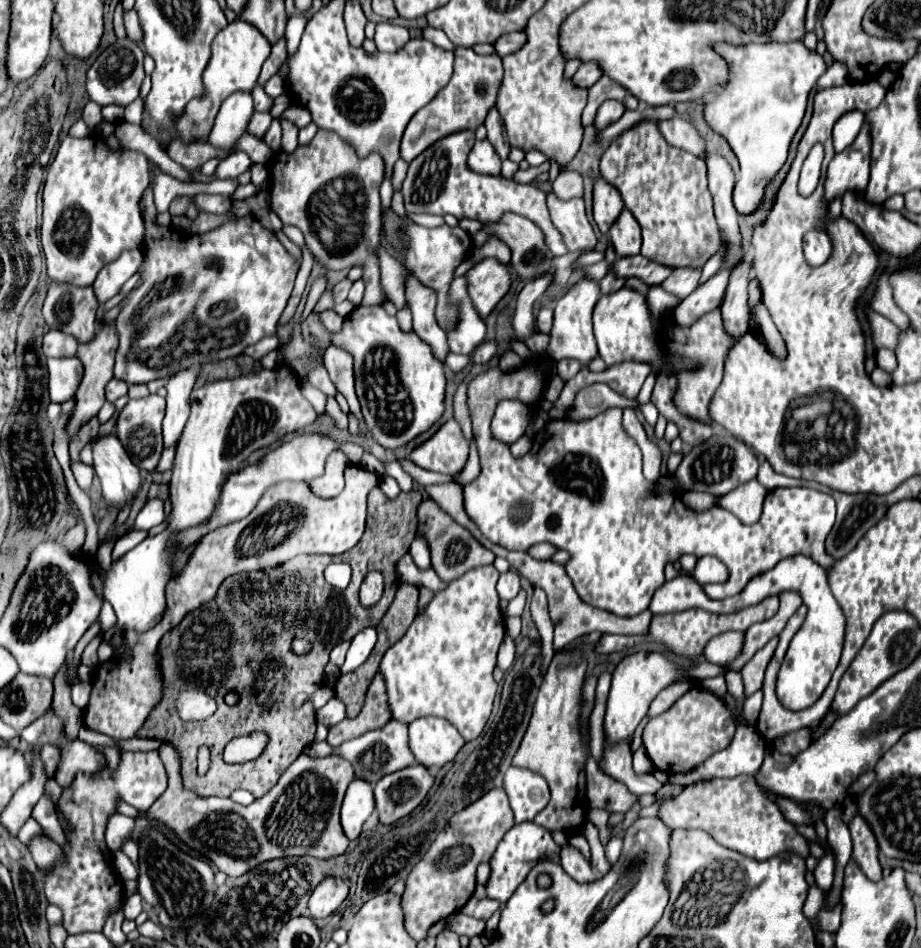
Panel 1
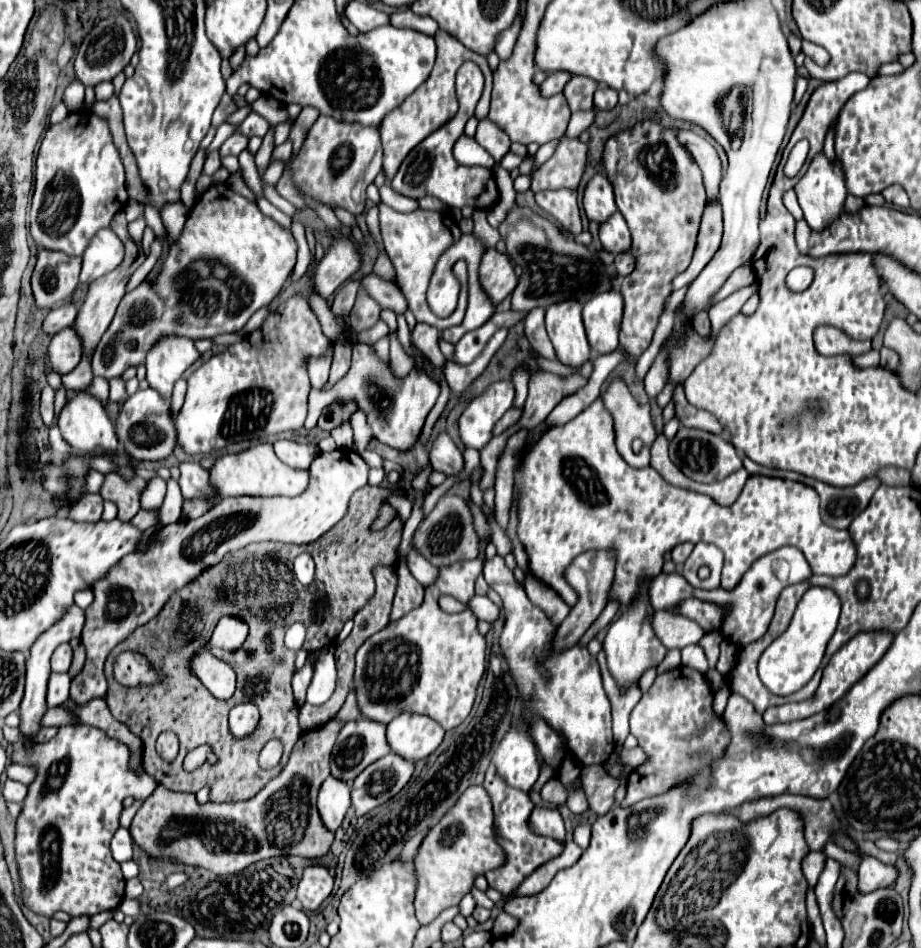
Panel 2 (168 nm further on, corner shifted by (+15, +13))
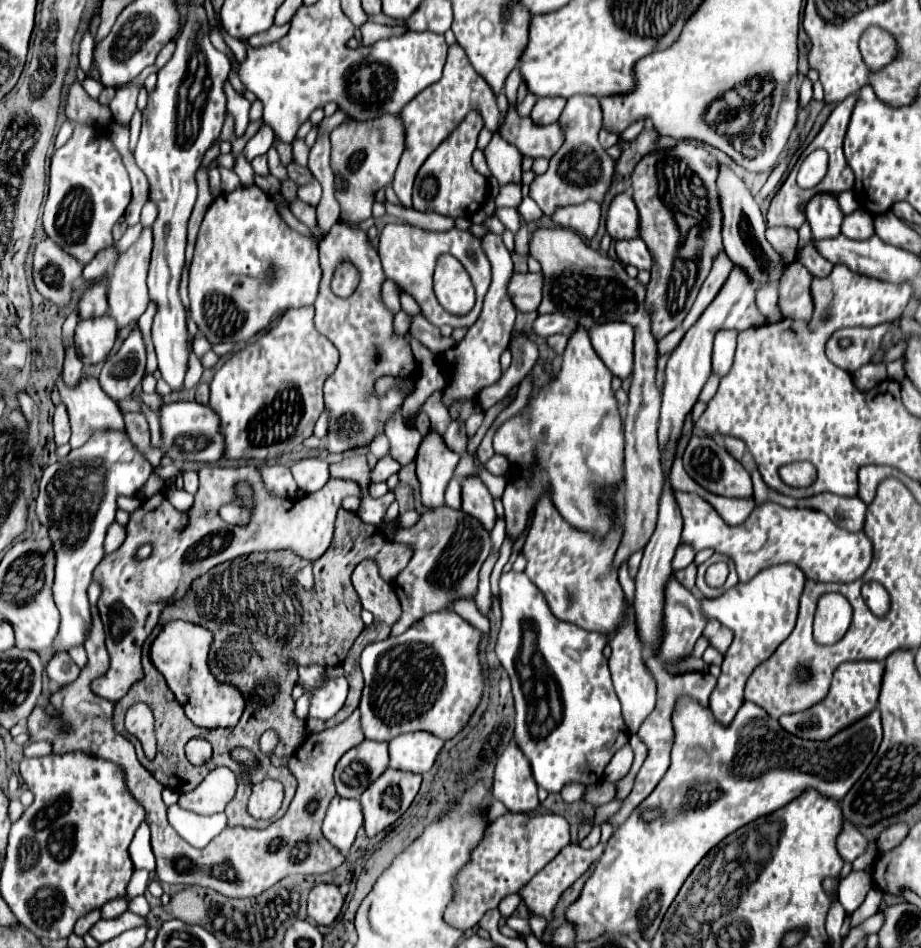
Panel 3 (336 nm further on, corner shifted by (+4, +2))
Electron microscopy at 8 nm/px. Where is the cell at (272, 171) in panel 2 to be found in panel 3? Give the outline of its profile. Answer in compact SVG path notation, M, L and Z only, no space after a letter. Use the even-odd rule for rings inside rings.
M294 140L292 143L292 159L298 165L306 165L308 161L308 147L304 140Z

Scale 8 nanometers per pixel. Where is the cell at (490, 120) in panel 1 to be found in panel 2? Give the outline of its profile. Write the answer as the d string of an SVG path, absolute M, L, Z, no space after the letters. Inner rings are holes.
M487 118L479 122L475 140L495 158L495 162L501 162L503 156L505 156L505 154L509 152L509 148L511 148L509 136L507 136L503 130L499 130L497 126L493 126L493 122L489 122Z

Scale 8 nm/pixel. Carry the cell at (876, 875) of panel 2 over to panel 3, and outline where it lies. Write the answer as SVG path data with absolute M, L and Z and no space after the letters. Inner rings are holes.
M872 887L872 889L868 891L864 903L862 903L862 905L860 905L852 915L850 915L850 917L852 917L852 927L858 925L858 923L862 923L864 919L872 917L874 913L878 913L880 903L882 903L882 897L884 897L882 889L880 889L880 887Z

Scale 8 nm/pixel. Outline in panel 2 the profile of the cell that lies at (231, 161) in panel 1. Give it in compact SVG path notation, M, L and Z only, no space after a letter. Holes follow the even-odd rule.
M241 132L231 134L231 136L225 140L225 144L221 146L221 156L229 156L229 154L239 156L239 154L247 148L247 142L249 142L249 138L243 136Z

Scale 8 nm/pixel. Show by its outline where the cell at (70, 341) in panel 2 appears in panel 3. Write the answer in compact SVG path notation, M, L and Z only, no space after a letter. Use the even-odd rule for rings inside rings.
M104 315L98 319L80 321L76 325L76 353L84 365L102 363L116 339L116 323Z

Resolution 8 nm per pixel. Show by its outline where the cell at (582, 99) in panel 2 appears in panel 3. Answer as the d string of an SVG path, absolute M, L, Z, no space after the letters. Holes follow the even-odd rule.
M570 97L558 121L566 129L566 141L550 159L548 171L530 183L530 197L548 217L556 207L578 205L588 199L602 201L614 175L614 159L598 143L598 131L602 127L598 97Z

